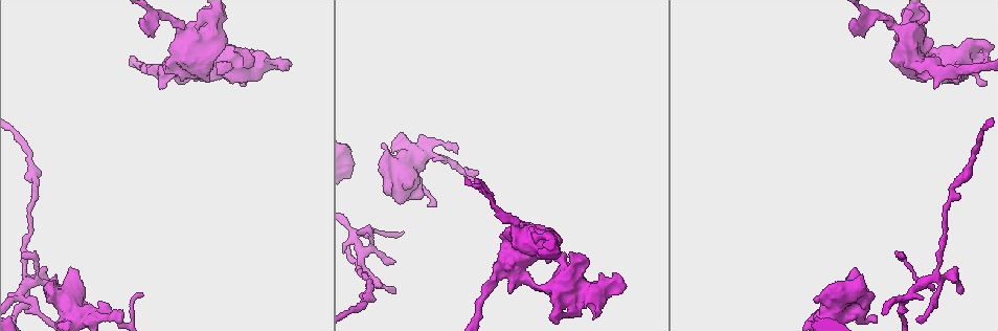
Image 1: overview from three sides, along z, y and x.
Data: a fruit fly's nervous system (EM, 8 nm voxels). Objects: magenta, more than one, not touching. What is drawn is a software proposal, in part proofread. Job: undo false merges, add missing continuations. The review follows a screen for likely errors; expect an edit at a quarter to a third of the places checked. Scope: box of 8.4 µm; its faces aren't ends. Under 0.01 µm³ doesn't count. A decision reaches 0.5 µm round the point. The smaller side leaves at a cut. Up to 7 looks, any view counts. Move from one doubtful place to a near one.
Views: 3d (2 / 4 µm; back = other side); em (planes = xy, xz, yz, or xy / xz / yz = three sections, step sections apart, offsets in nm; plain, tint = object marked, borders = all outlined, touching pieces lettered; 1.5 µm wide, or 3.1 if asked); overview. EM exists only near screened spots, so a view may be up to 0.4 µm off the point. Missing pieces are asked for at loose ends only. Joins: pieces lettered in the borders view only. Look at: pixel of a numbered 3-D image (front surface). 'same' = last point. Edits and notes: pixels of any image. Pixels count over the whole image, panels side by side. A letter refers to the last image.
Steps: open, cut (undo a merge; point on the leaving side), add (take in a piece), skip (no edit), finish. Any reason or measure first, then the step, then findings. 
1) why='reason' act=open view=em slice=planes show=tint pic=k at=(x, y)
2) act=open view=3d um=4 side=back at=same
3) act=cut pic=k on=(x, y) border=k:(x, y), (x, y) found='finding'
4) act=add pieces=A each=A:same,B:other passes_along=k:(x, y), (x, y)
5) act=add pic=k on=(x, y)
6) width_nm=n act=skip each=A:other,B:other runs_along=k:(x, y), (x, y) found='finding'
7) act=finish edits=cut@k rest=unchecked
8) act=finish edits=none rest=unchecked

act=open view=em slice=planes show=borders pic=1 at=(289, 64)

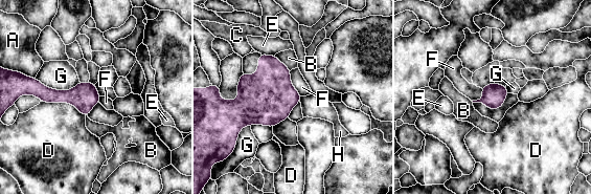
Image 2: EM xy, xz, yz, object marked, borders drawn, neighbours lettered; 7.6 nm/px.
act=skip each=A:other,B:other,C:other,D:other,E:other,F:other,G:other,H:other border=2:(94, 84), (100, 95) found='no lettered piece goes on from it'

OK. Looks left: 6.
act=open view=em slice=xz step=4 show=borders pic=1 at=(139, 23)

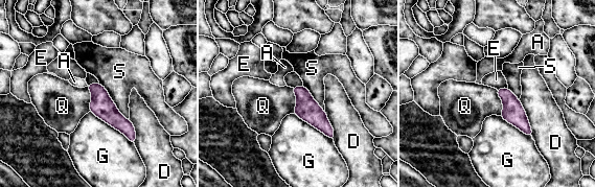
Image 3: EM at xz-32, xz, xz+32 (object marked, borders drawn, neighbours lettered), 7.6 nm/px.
act=open view=em slice=planes show=borders at=same

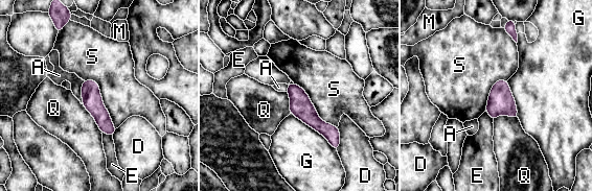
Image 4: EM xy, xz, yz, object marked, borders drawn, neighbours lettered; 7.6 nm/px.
act=skip each=A:other,D:other,E:other,G:other,M:other,Q:other,S:other border=4:(84, 80), (82, 103) found='none of them fits'

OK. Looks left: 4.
why='thin end' act=open view=em slice=planes show=borders pic=1 at=(59, 284)

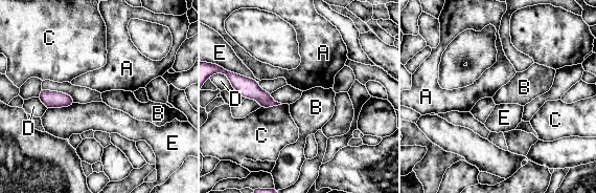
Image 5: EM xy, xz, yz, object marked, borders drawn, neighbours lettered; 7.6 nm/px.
act=skip each=A:other,B:other,C:other,D:other,E:other border=5:(282, 104), (259, 108) found='none of them fits'

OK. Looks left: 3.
act=finish edits=none rest=unchecked

